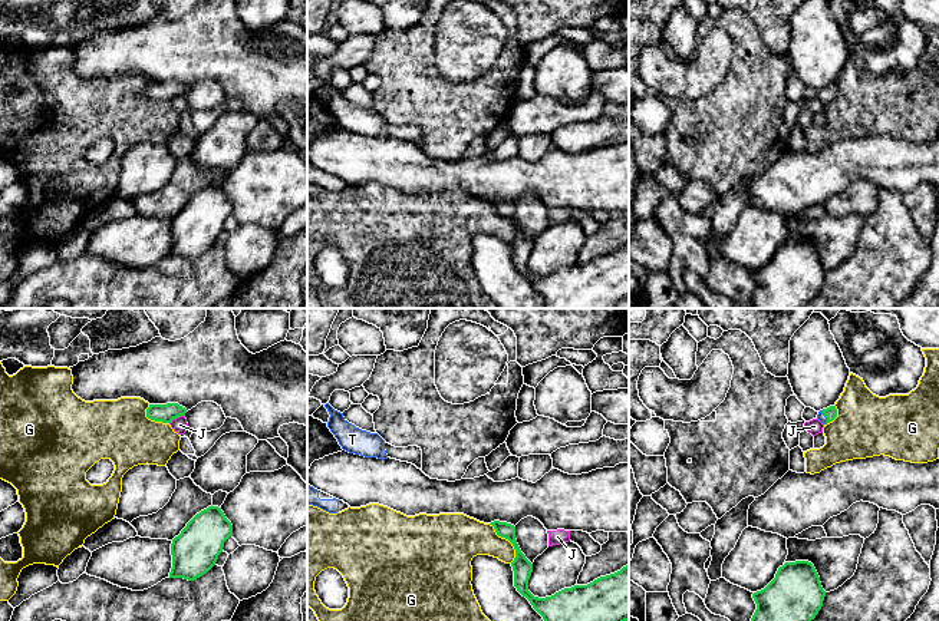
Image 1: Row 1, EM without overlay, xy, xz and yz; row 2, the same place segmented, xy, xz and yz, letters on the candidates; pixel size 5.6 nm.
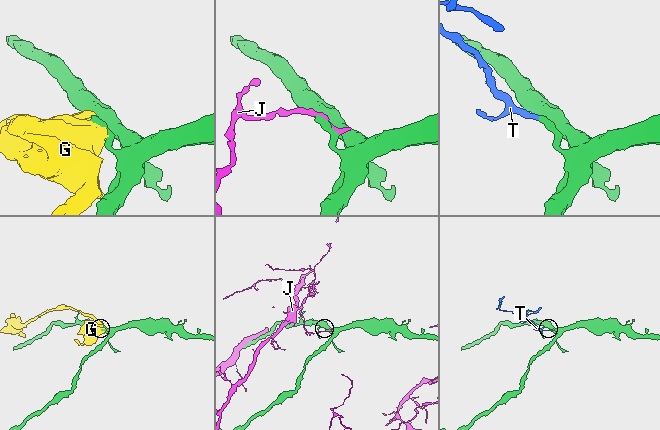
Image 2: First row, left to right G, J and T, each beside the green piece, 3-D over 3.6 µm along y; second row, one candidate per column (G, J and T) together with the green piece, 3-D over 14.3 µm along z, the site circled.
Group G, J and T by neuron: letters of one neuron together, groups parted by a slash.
G / J / T

